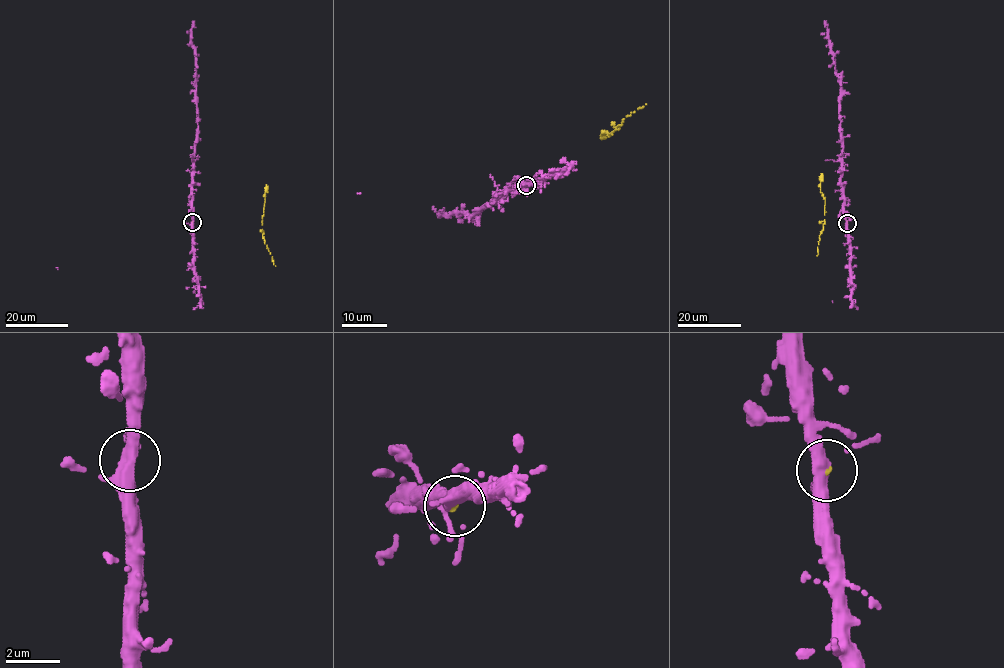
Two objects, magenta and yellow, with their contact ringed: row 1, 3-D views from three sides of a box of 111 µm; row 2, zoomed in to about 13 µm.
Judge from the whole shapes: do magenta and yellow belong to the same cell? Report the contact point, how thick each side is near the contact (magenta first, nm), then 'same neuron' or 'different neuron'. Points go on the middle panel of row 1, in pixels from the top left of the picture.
(526, 185) | 440/110 nm | same neuron

